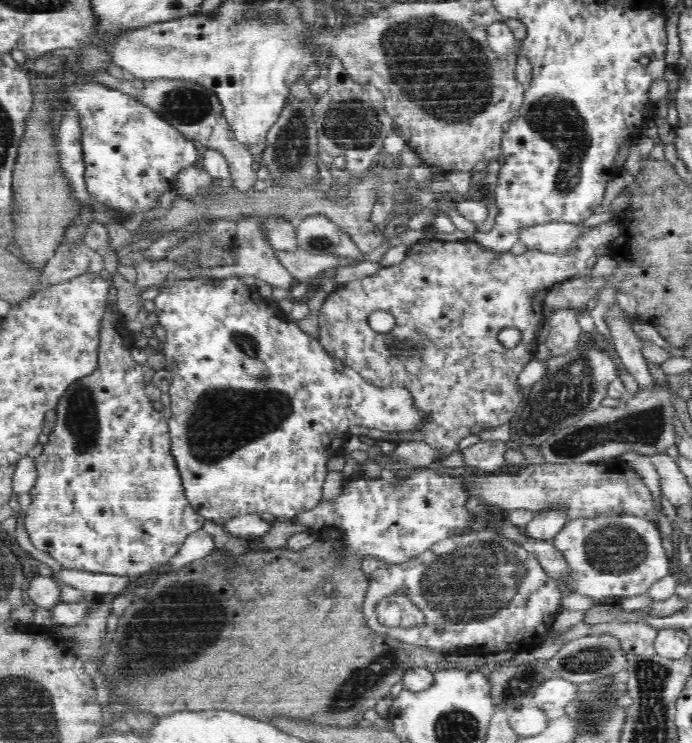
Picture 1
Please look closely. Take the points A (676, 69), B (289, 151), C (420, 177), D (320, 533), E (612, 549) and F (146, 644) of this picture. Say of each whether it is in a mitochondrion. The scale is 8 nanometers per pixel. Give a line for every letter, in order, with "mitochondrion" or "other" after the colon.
A: other
B: mitochondrion
C: other
D: other
E: mitochondrion
F: mitochondrion

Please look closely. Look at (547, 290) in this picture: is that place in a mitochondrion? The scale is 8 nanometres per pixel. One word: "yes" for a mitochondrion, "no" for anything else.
no

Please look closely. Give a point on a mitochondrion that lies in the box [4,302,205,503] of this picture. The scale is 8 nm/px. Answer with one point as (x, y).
(80, 417)

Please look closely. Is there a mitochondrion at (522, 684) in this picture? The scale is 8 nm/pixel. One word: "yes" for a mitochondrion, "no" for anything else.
yes

